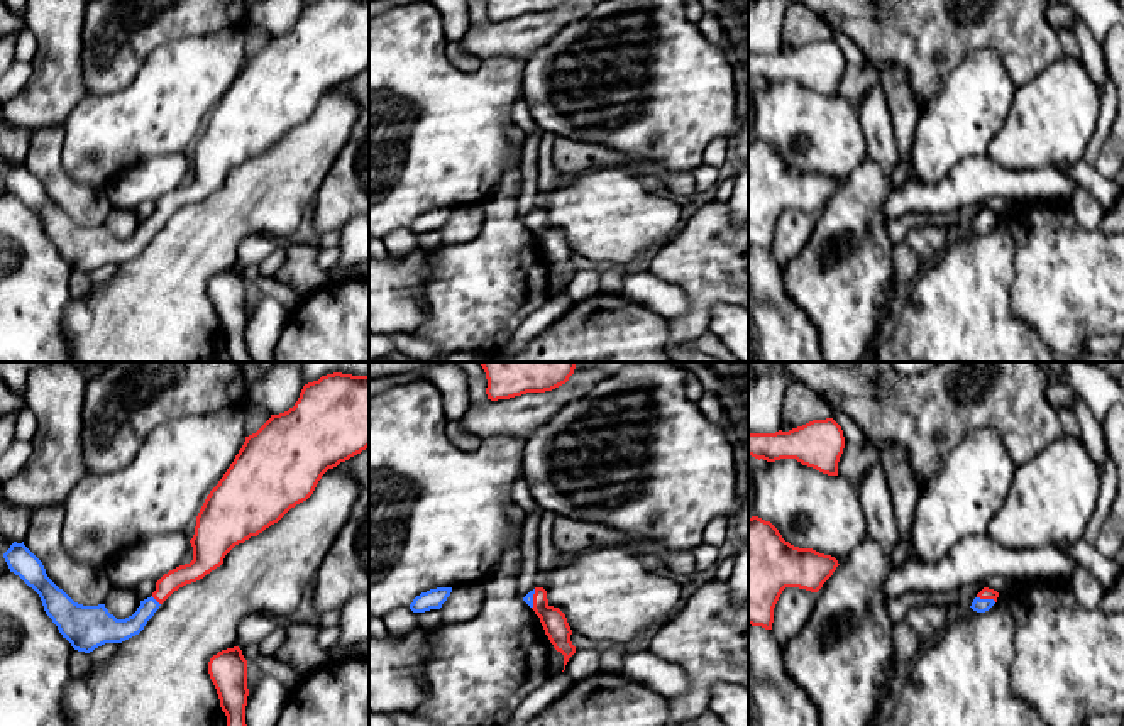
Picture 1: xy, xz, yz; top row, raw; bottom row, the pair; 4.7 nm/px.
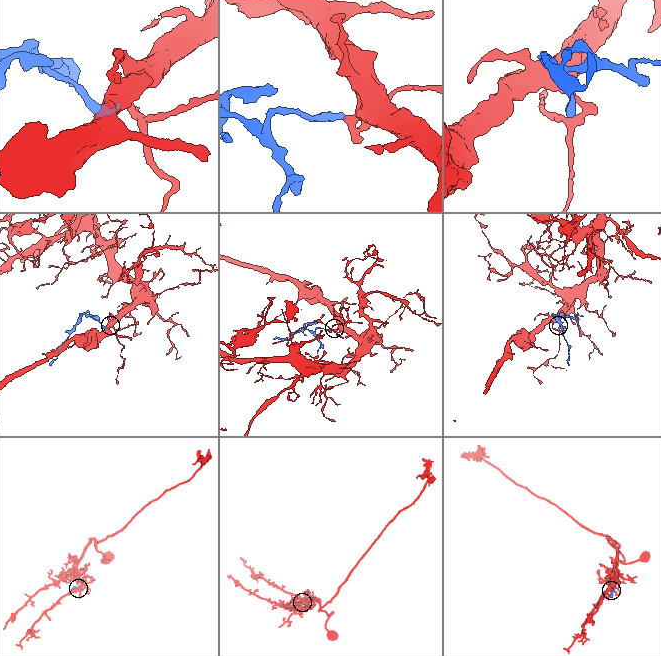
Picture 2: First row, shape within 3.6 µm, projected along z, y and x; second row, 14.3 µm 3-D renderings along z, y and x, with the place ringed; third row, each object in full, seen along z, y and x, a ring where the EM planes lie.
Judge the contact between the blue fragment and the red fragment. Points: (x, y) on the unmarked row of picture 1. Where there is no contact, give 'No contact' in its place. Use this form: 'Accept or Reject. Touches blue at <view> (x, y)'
Accept. Touches blue at yz (987, 220)

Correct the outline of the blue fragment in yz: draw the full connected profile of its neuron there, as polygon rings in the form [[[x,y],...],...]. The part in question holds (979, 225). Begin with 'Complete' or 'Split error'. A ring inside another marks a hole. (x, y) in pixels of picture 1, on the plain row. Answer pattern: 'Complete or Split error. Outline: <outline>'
Split error. Outline: [[[984,208],[972,223],[972,230],[977,234],[989,232],[997,223],[999,213],[989,208]]]

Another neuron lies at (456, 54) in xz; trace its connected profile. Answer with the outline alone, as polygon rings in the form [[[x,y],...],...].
[[[445,42],[445,56],[459,71],[472,73],[479,69],[482,59],[469,54],[460,42]]]

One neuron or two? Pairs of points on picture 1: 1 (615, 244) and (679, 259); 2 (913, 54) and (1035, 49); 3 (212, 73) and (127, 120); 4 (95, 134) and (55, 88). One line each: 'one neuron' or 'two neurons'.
1: two neurons
2: one neuron
3: one neuron
4: two neurons

